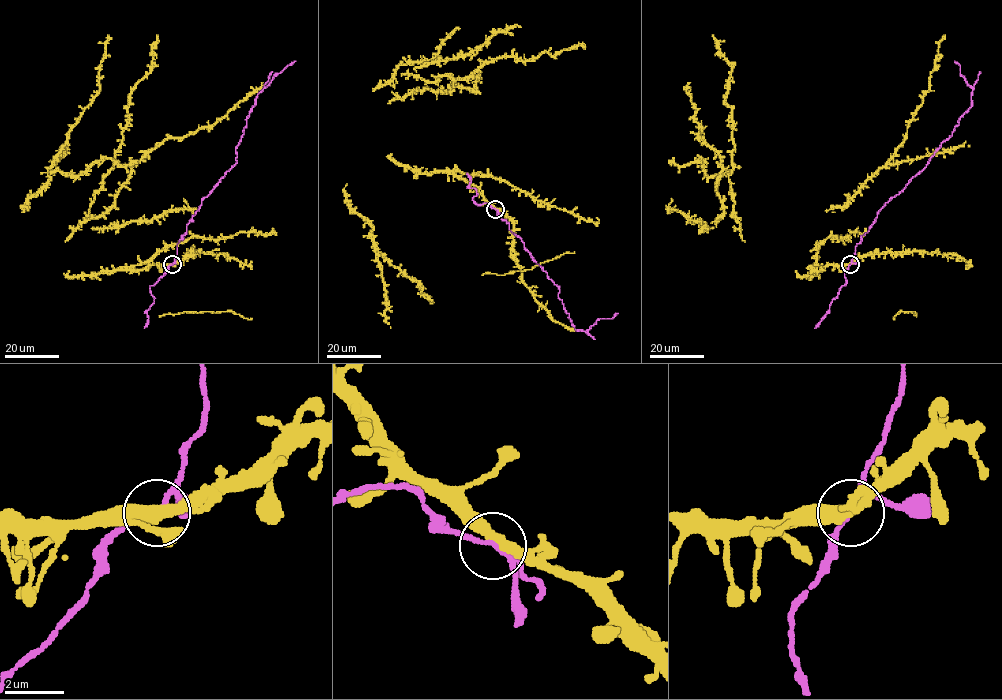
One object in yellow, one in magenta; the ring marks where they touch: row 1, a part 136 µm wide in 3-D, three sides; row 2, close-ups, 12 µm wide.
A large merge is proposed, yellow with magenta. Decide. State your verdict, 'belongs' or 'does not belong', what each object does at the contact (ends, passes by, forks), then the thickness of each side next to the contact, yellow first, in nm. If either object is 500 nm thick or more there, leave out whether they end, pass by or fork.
belongs | yellow passes by | magenta passes by | 400/140 nm

